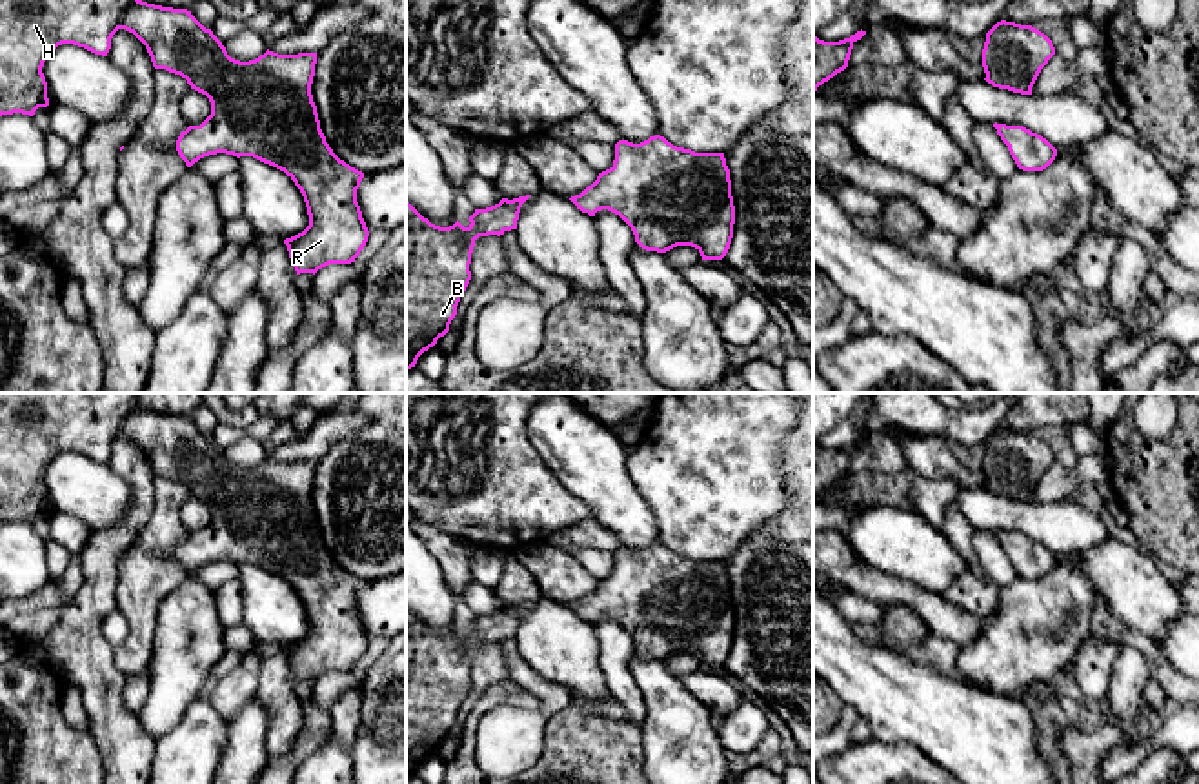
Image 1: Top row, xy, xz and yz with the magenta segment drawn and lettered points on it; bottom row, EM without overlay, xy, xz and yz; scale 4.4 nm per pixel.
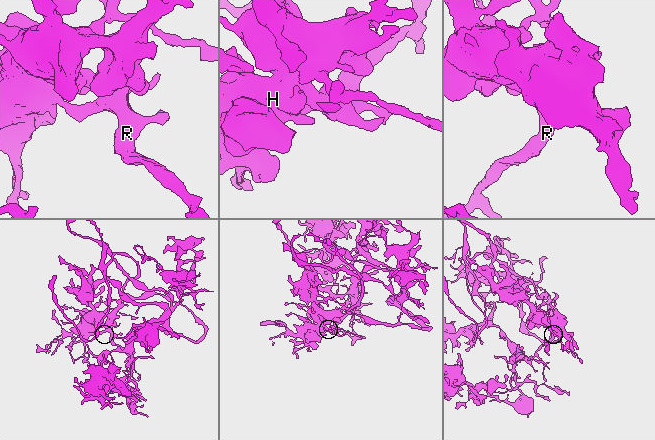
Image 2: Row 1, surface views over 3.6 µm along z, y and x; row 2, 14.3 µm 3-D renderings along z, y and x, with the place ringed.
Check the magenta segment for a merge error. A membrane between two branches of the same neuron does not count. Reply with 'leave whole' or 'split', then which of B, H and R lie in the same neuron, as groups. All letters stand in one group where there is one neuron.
leave whole; B H R

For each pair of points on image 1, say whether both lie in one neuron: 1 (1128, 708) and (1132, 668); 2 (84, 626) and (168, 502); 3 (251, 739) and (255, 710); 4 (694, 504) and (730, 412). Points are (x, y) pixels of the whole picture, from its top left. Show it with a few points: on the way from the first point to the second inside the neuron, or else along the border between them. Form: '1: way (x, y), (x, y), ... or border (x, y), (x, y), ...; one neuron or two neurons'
1: way (1128, 699), (1128, 677); one neuron
2: border (120, 559), (117, 566), (115, 608); two neurons
3: way (251, 732), (253, 717); one neuron
4: way (710, 481), (710, 455), (715, 435); one neuron

